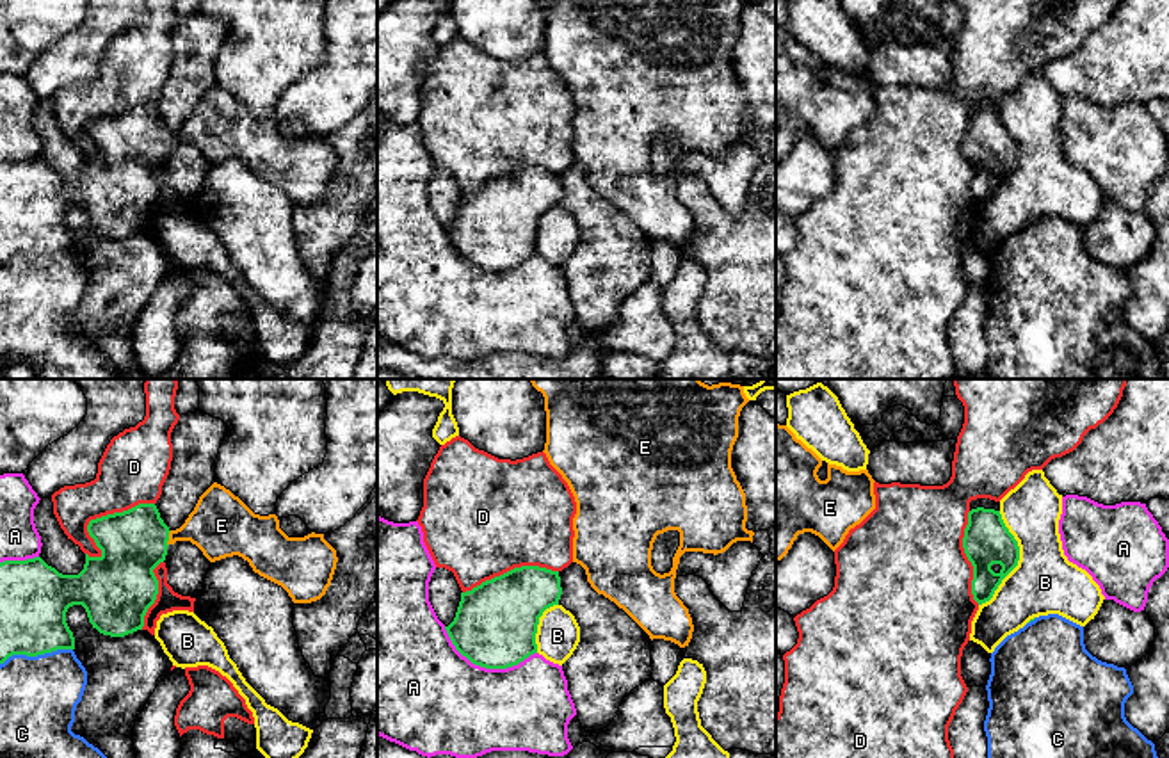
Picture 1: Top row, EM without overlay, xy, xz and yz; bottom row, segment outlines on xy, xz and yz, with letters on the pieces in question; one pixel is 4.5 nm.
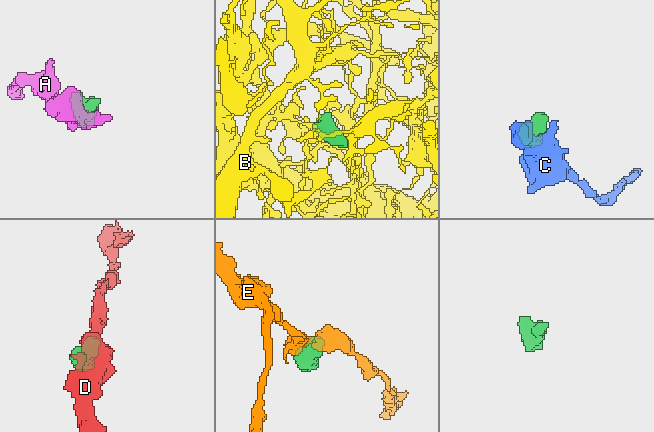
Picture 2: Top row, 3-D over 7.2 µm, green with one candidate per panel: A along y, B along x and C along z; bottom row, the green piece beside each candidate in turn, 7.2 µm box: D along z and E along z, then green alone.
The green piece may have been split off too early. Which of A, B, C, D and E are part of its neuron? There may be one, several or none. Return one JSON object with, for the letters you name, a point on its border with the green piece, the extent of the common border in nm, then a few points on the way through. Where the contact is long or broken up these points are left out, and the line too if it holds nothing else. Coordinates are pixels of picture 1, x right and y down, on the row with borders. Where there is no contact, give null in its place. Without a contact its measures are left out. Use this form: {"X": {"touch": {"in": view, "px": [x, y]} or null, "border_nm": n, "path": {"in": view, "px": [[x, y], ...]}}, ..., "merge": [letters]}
{"E": {"touch": {"in": "xy", "px": [168, 538]}, "border_nm": 70, "path": {"in": "xy", "px": [[132, 543], [139, 538], [168, 538], [221, 525]]}}, "merge": ["E"]}

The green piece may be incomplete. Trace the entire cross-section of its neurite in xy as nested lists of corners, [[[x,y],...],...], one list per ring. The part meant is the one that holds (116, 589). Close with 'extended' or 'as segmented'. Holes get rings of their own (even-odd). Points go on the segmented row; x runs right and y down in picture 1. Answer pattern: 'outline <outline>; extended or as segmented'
outline [[[217,482],[176,530],[164,523],[155,504],[139,504],[91,520],[87,532],[101,555],[85,553],[78,575],[62,575],[41,557],[0,562],[0,664],[12,655],[75,649],[66,623],[73,605],[82,605],[103,635],[142,630],[158,594],[153,569],[176,541],[190,541],[210,562],[242,557],[254,573],[281,585],[294,603],[320,600],[338,562],[324,534],[288,537],[276,514],[254,514]]]; extended

